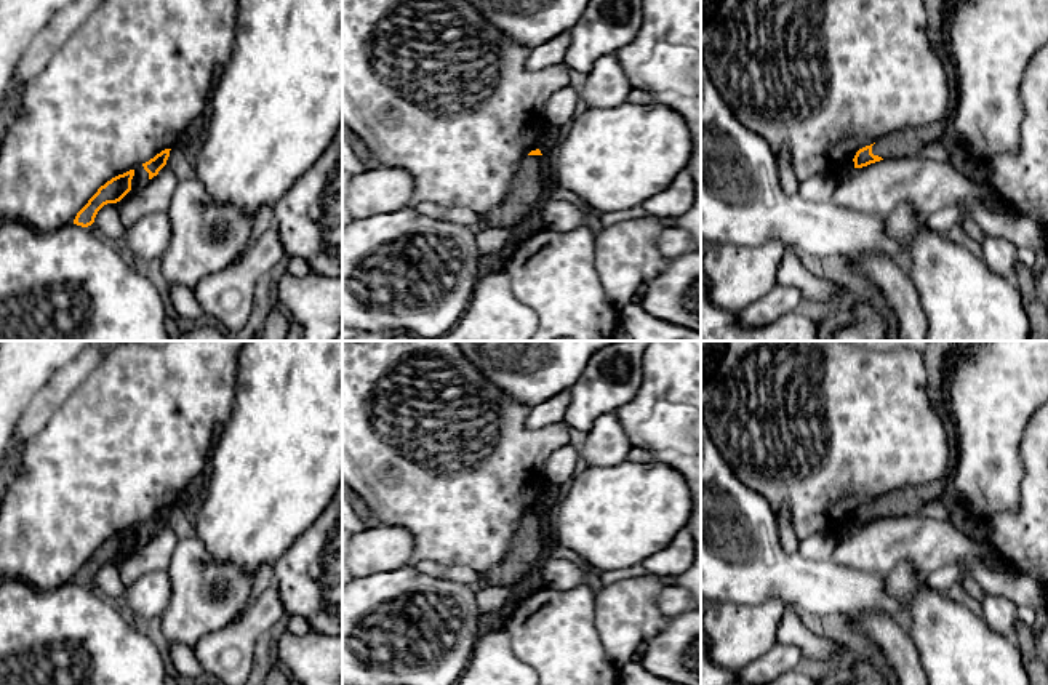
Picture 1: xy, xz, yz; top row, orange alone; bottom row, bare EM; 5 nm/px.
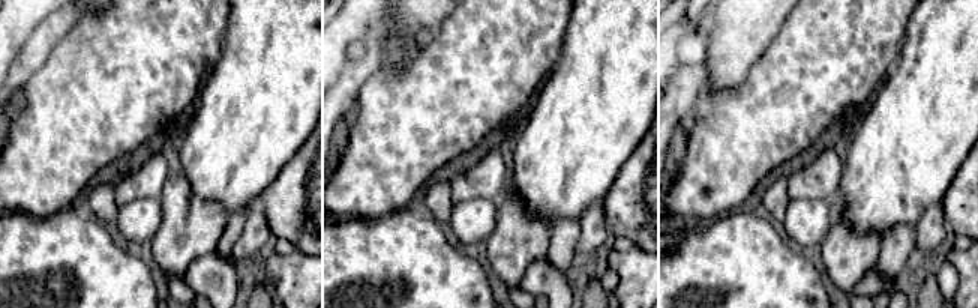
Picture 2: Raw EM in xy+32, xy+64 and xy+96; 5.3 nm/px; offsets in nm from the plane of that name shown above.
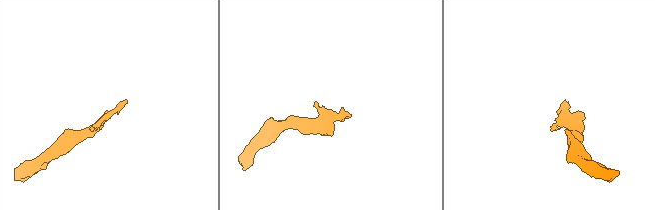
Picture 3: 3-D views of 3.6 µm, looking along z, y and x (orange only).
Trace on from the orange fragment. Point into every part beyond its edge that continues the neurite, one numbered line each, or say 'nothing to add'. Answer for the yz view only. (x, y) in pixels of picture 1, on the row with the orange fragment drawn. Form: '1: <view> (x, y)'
1: yz (908, 141)

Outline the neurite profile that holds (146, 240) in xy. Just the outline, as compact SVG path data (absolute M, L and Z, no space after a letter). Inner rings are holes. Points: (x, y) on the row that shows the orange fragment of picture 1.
M166 211L149 213L125 232L122 250L144 267L157 264L171 242L171 224Z

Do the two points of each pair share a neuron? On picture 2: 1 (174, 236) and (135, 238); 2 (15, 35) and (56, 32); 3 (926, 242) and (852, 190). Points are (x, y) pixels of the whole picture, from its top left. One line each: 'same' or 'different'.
1: different
2: different
3: different

